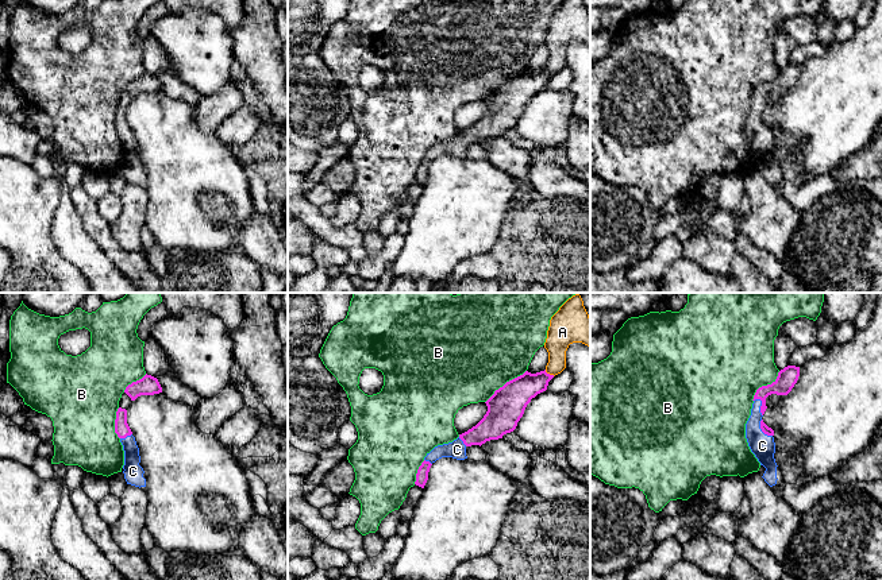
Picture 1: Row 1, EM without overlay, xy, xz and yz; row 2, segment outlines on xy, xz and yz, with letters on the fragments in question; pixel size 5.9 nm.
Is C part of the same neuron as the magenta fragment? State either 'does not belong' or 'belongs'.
belongs

